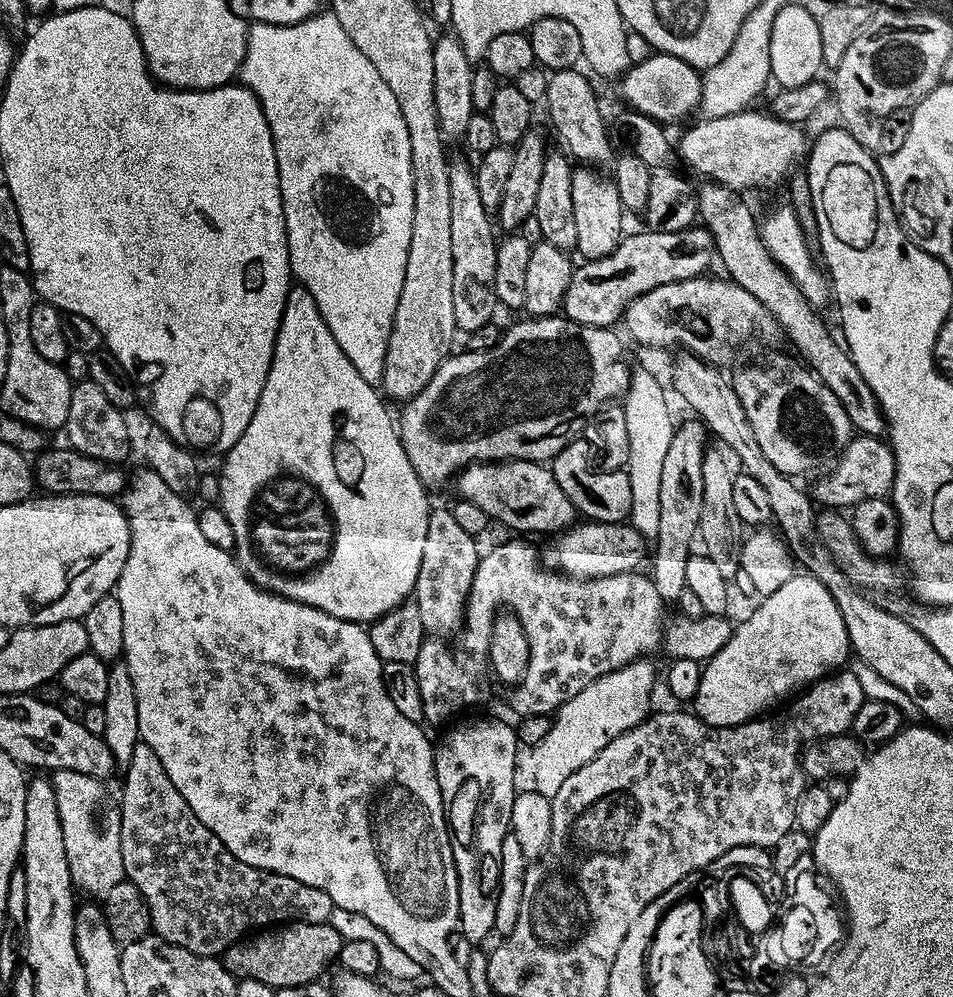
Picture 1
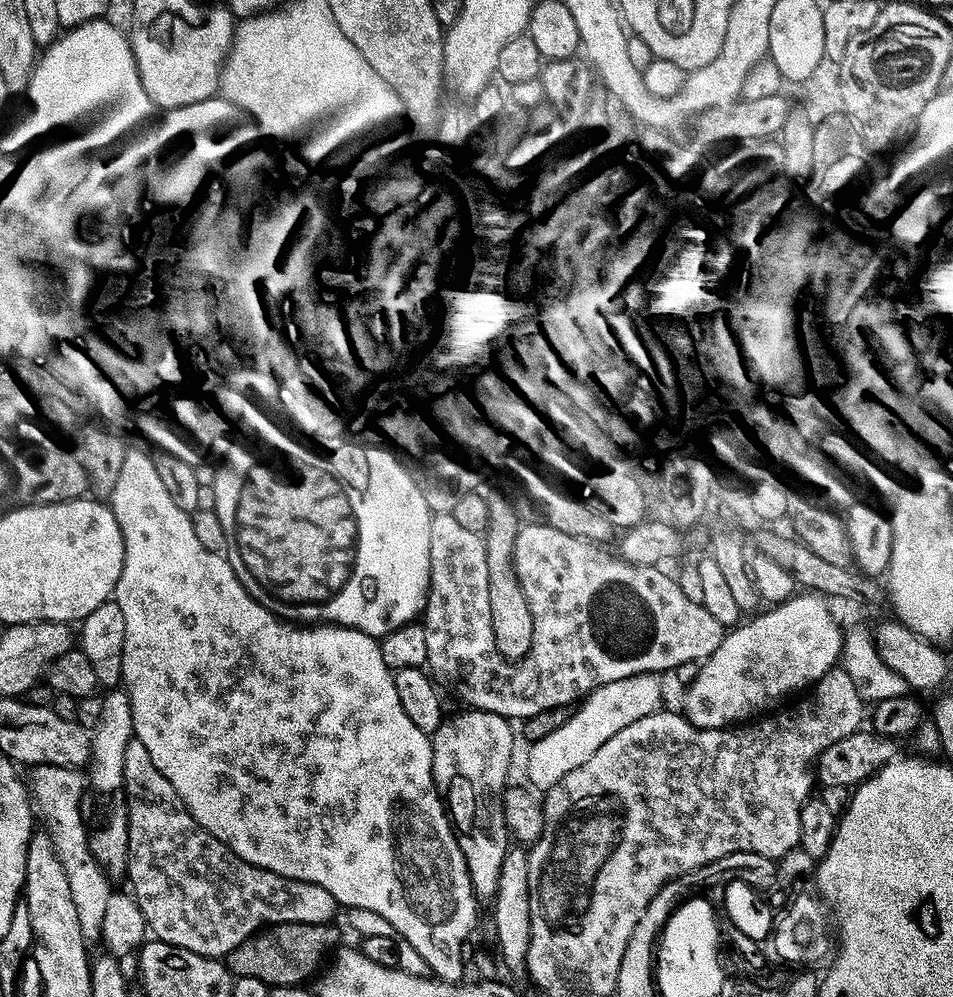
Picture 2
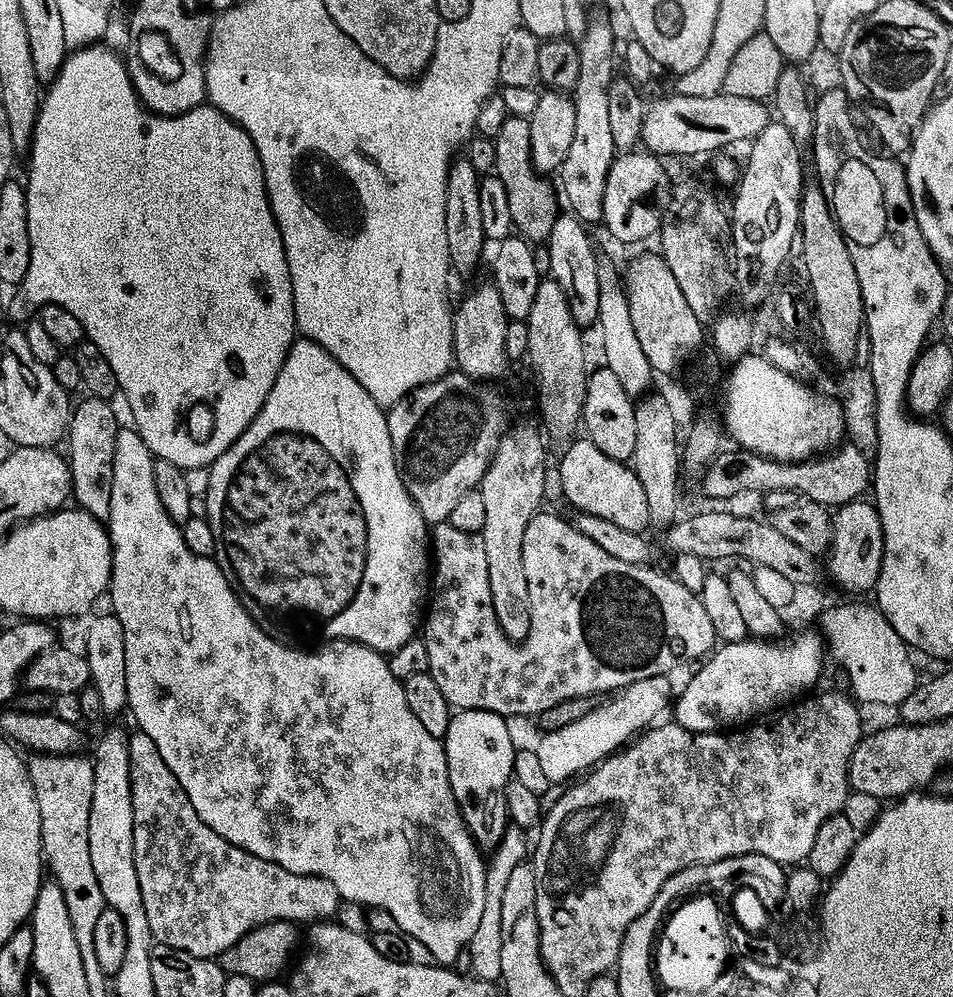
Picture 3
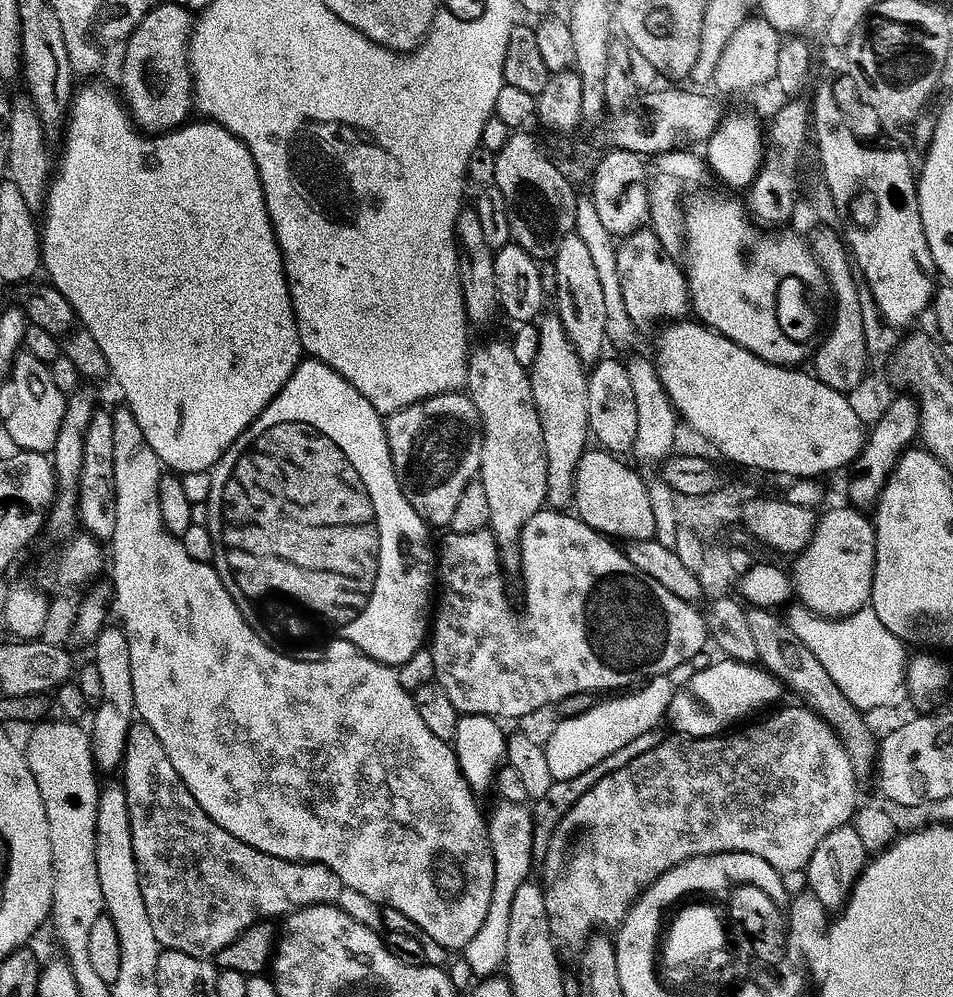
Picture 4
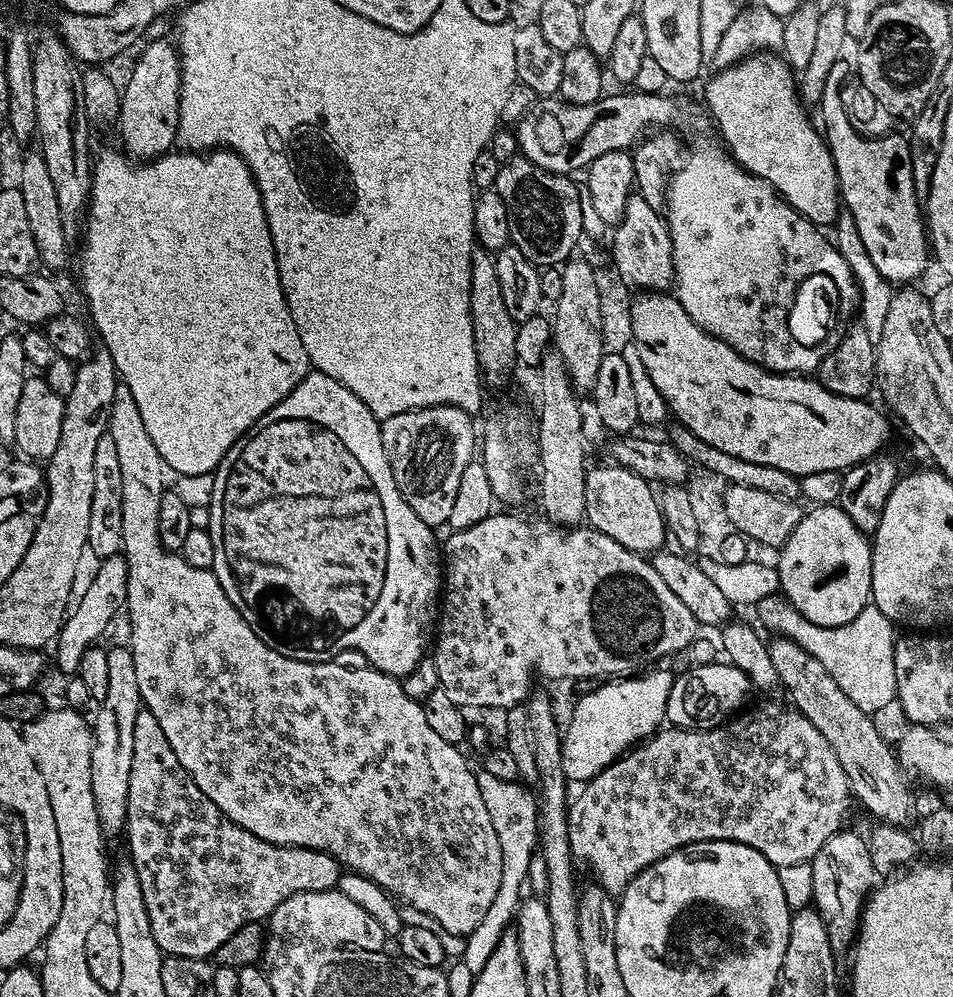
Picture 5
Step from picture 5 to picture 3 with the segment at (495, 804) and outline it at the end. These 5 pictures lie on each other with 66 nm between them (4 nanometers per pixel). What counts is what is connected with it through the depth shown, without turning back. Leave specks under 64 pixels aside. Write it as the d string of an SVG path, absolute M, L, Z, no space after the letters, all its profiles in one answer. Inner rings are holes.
M510 826L502 834L498 846L491 853L486 867L486 907L482 909L482 919L478 922L478 927L474 930L474 938L470 938L466 949L466 960L472 963L471 975L478 979L499 981L502 951L502 919L501 905L502 894L505 893L506 882L509 881L510 874L514 868L525 863L530 852L530 840L527 840L525 829Z

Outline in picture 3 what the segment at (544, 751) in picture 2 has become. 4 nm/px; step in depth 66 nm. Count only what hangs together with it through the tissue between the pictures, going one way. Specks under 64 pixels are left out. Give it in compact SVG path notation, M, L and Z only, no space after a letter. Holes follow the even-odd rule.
M667 675L642 678L626 688L619 689L611 698L605 699L608 700L605 704L598 705L593 712L588 712L585 716L580 716L577 720L546 733L541 738L540 745L535 745L534 751L548 781L553 785L560 783L563 785L587 773L607 756L625 747L637 734L643 733L667 704L667 708L669 707L673 699L674 691L672 692L672 684L668 679Z

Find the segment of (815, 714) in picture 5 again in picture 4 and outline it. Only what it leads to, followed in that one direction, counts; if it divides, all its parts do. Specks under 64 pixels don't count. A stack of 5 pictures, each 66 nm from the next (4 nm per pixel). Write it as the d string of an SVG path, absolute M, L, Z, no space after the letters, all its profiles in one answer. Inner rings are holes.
M749 607L746 611L746 622L750 624L750 631L754 637L756 657L759 663L780 681L785 689L797 692L801 696L803 707L817 712L836 732L836 737L844 744L844 749L850 754L850 762L857 774L871 773L876 763L878 740L867 729L861 709L855 708L838 690L834 678L826 674L826 666L810 654L810 650L790 630L790 626L783 619L776 617L777 613L770 608Z

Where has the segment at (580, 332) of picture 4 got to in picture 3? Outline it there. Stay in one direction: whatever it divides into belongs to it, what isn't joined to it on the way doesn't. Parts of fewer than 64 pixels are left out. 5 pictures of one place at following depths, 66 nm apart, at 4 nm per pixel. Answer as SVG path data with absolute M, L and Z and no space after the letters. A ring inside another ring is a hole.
M571 214L559 215L553 230L546 241L548 247L548 266L551 279L558 282L567 296L571 316L576 324L587 326L598 319L600 294L597 266L598 254L595 254L592 242L587 234L587 227Z

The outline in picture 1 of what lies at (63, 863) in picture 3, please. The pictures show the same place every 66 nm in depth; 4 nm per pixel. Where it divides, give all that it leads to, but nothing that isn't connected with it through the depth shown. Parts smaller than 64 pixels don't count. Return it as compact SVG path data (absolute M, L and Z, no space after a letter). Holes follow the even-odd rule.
M55 770L50 779L58 802L58 819L62 822L62 838L66 845L66 862L70 862L72 883L81 893L89 892L92 895L89 897L102 898L126 878L119 835L103 836L96 821L105 785L90 774L78 774L78 770Z

